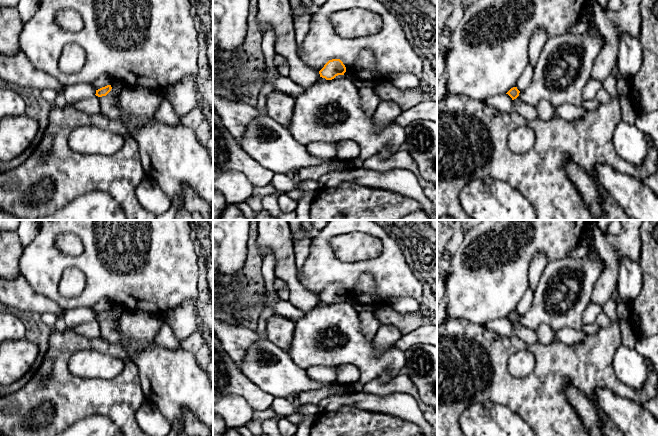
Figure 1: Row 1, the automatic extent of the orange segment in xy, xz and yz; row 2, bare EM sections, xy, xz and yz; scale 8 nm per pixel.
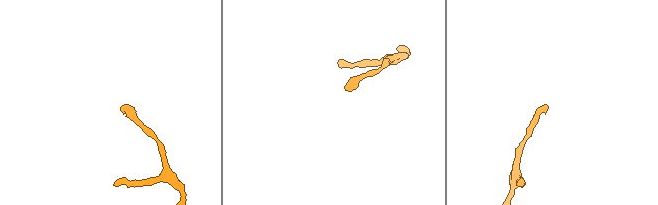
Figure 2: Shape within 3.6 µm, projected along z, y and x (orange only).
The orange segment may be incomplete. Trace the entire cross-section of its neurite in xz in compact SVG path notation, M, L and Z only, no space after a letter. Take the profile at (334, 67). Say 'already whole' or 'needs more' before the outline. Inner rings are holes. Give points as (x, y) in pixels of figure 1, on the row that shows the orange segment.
already whole | M340 59L329 60L319 71L320 77L332 80L338 75L344 75L346 67Z

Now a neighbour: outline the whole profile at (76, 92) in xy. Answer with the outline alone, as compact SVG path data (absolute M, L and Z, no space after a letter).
M79 83L66 86L65 99L67 105L90 98L96 94L96 89L88 83Z

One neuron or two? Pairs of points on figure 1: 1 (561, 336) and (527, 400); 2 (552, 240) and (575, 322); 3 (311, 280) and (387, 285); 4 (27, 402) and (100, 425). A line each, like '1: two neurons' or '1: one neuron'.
1: two neurons
2: two neurons
3: one neuron
4: two neurons

